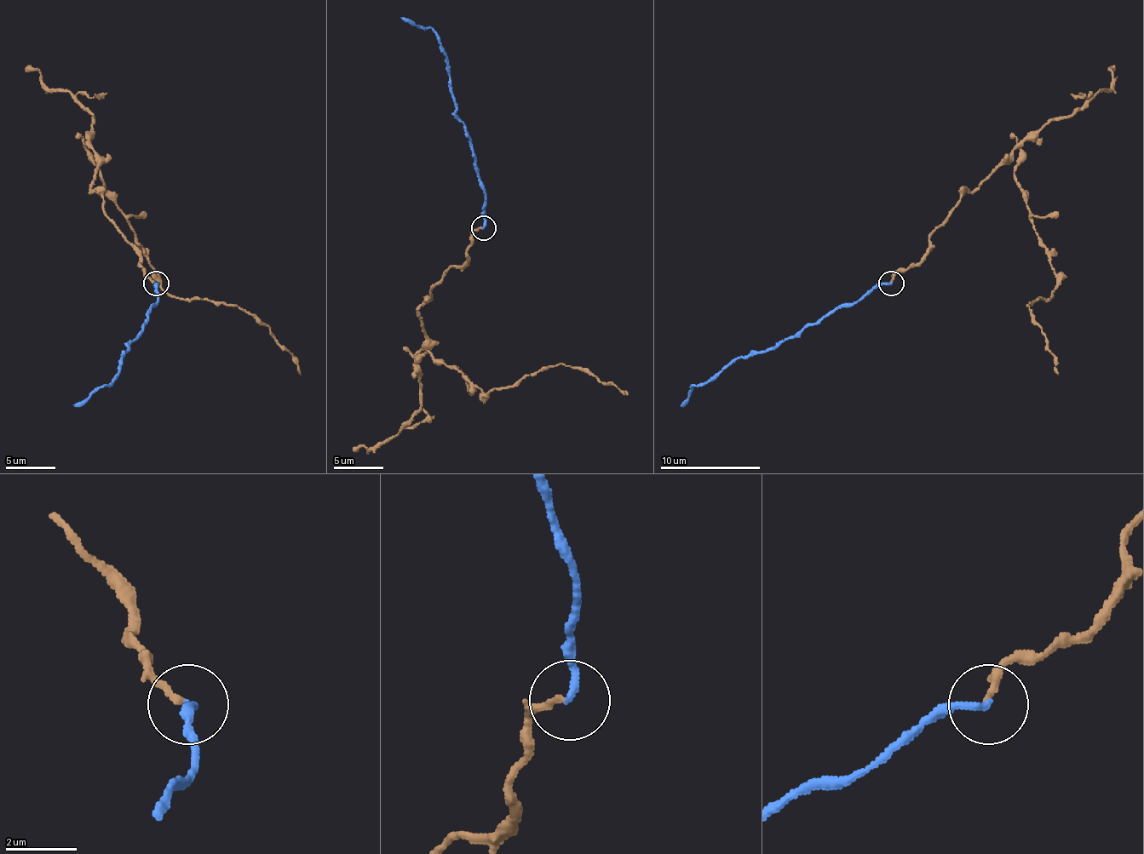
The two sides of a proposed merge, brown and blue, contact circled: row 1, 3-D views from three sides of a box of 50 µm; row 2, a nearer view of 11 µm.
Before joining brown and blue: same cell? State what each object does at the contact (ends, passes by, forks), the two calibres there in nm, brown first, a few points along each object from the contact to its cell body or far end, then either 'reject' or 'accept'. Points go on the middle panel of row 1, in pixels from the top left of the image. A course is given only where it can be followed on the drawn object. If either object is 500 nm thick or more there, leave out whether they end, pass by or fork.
brown ends | blue ends | 180/200 nm | brown via (481, 228), (471, 233), (467, 261), (451, 266), (422, 304), (426, 352), (484, 394), (564, 363), (627, 394) | blue via (484, 228), (484, 186), (471, 140), (457, 113), (446, 53), (428, 28), (401, 18) | reject

